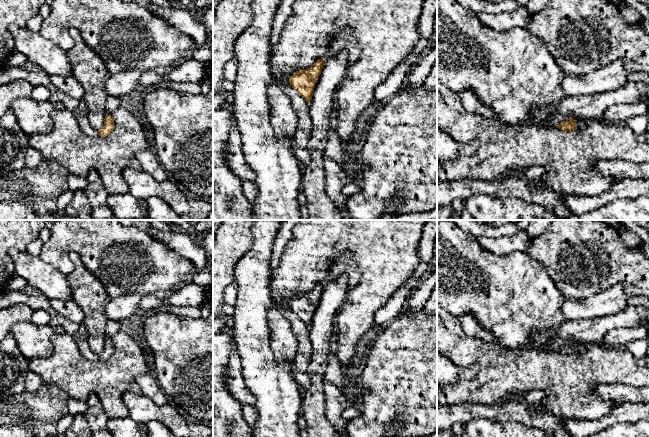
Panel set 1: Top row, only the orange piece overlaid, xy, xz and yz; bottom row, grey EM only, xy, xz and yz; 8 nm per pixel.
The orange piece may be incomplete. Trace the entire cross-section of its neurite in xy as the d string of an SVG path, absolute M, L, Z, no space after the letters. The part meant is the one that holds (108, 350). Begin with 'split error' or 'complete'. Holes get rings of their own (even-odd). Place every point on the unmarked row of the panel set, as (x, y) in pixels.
split error; M109 320L106 324L106 332L105 332L105 343L104 349L101 353L98 354L99 360L106 361L108 360L114 353L114 342L113 339L115 335L121 330L120 322Z

